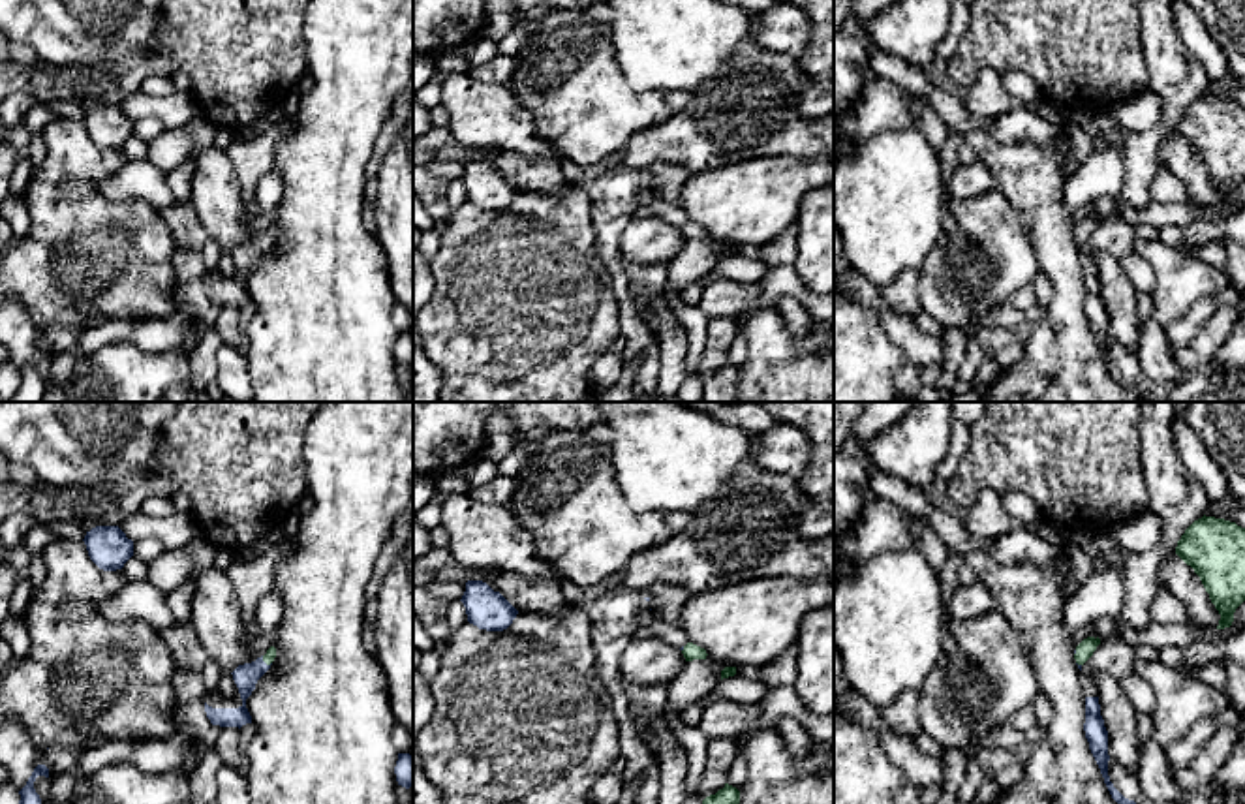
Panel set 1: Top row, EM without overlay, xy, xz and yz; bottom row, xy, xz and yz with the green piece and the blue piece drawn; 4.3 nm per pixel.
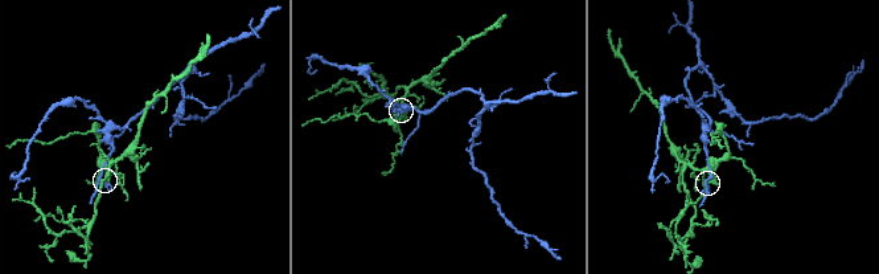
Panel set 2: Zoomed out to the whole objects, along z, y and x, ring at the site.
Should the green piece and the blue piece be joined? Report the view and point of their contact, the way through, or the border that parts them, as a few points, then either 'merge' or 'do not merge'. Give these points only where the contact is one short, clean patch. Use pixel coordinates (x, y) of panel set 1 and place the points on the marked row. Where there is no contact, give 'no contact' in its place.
xy (265, 662) | do not merge

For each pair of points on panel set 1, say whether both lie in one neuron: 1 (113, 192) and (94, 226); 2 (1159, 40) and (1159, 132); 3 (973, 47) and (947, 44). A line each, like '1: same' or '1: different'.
1: different
2: same
3: different

